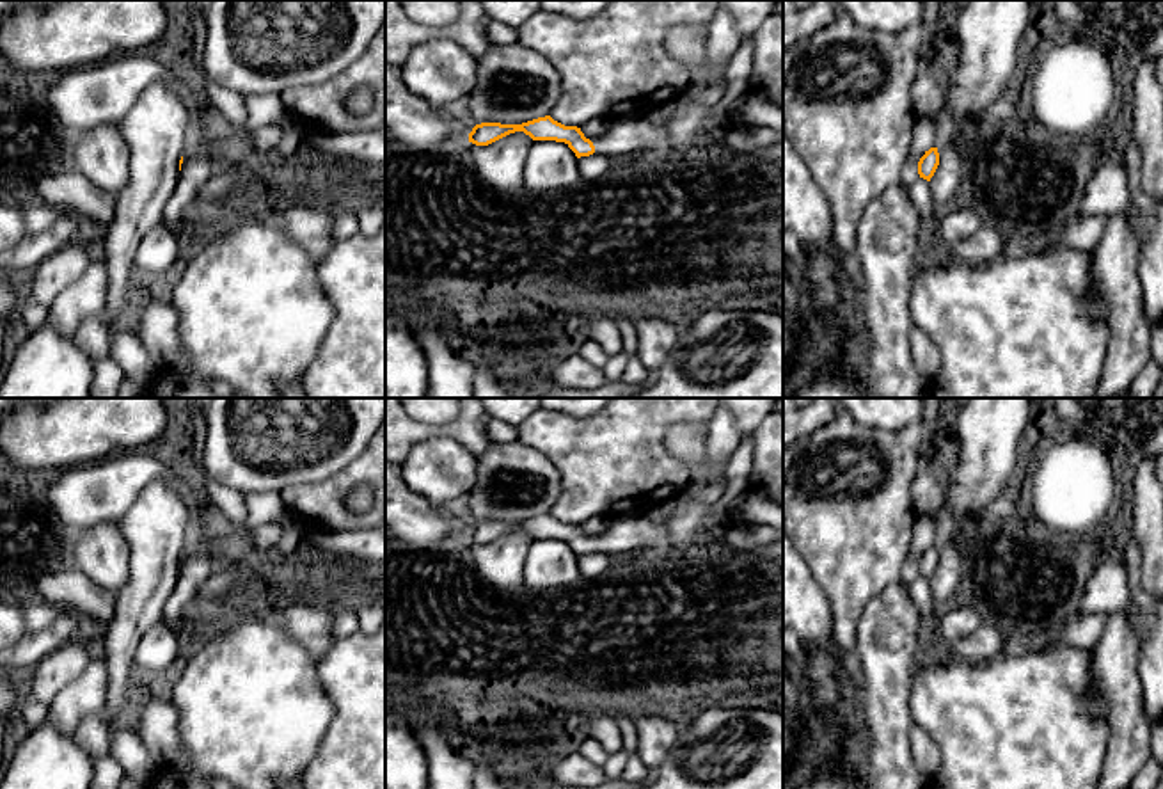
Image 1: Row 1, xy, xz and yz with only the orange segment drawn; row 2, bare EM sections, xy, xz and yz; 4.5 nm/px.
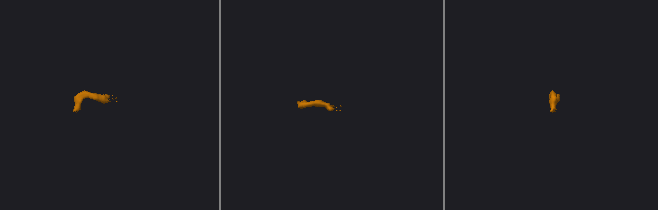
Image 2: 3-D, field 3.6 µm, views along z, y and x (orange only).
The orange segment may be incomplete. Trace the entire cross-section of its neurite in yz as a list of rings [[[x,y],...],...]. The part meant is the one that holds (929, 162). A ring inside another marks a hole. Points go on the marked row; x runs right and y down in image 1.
[[[930,147],[929,151],[925,151],[925,155],[918,162],[920,178],[930,181],[930,178],[934,176],[938,165],[939,165],[938,147]]]

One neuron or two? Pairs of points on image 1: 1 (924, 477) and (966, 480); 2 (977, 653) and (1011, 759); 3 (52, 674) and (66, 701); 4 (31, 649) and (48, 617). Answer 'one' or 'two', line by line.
1: two
2: two
3: two
4: two

